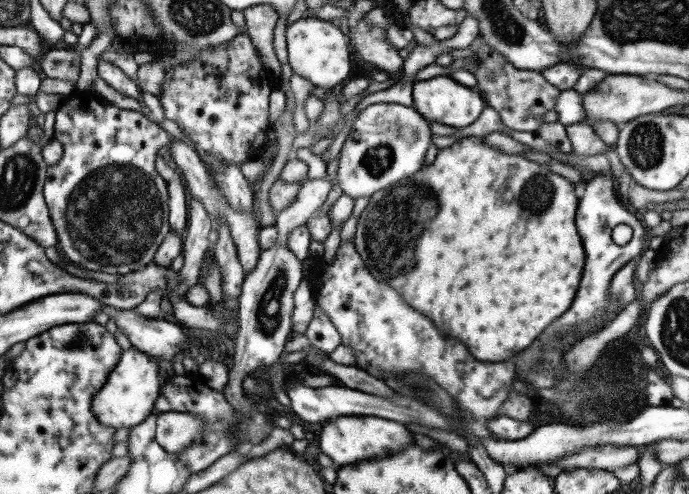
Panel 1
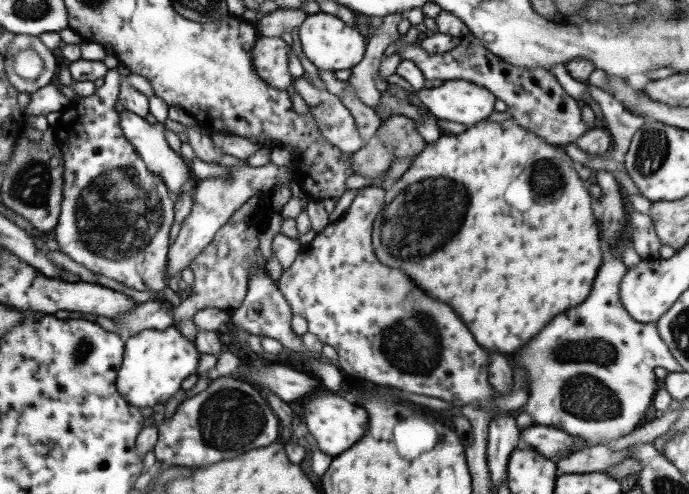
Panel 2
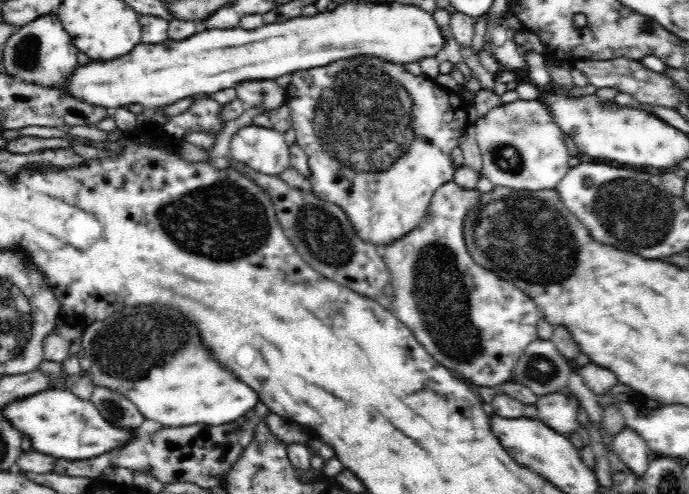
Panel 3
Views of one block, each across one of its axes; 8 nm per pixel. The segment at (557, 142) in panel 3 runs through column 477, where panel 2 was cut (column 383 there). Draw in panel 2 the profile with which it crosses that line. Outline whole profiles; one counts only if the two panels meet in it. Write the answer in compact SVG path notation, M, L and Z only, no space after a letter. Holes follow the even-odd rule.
M395 116L389 118L387 122L381 122L379 126L383 140L387 140L387 144L391 144L395 150L395 158L403 158L403 156L411 156L411 154L419 154L427 144L421 138L419 132L415 132L413 120L405 118L405 116Z

